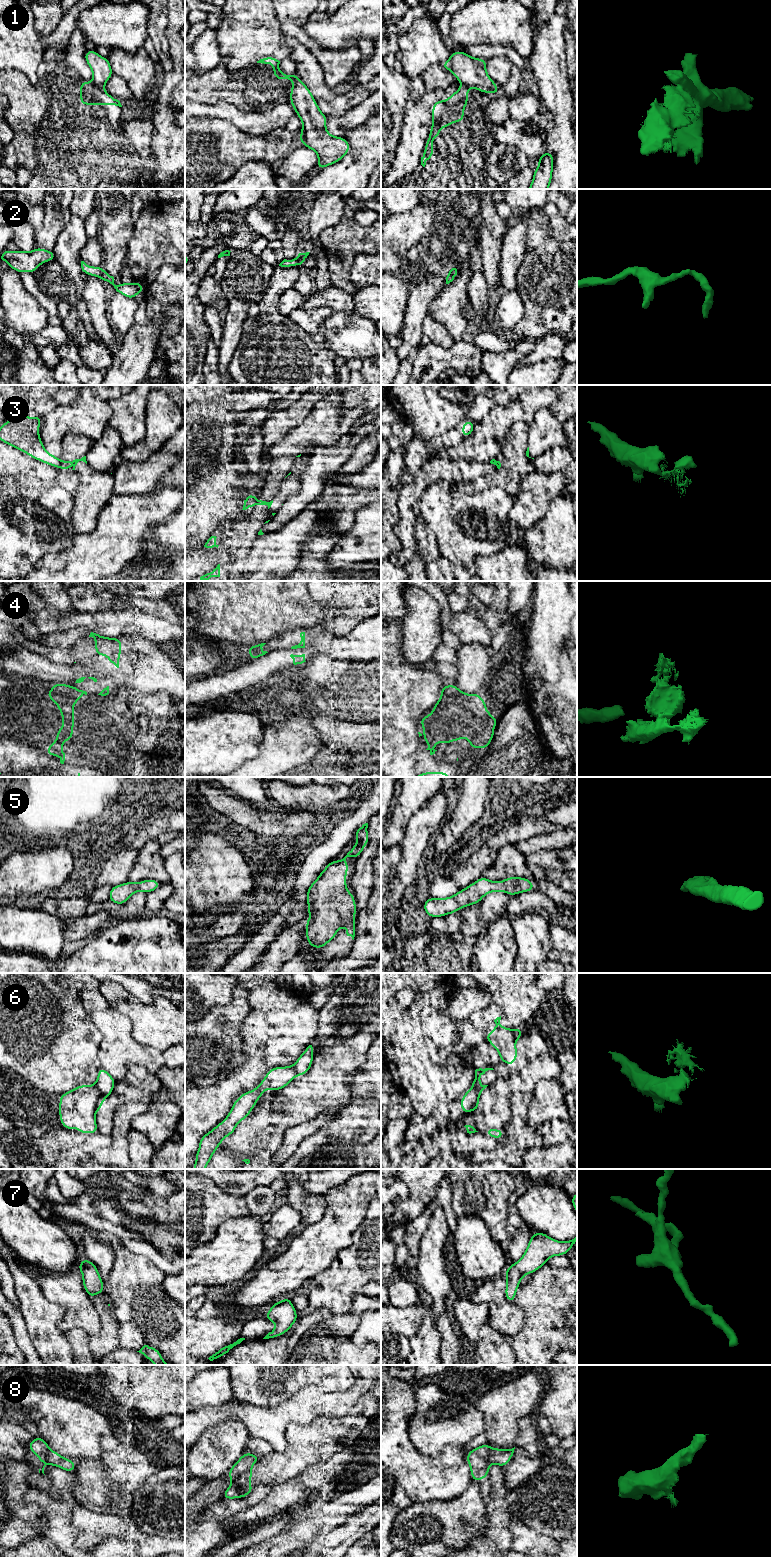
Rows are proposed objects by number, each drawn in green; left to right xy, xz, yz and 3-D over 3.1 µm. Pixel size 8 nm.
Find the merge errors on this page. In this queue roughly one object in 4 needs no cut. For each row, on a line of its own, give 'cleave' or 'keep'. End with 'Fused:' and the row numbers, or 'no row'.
1: cleave
2: keep
3: cleave
4: cleave
5: keep
6: cleave
7: keep
8: cleave
Fused: 1, 3, 4, 6, 8

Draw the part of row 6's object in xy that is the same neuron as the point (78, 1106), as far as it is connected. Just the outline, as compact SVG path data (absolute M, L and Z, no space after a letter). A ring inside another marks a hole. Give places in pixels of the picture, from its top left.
M84 1084L59 1095L59 1117L62 1126L70 1131L75 1131L73 1124L77 1125L78 1133L98 1133L96 1124L96 1106L101 1093L96 1084Z

